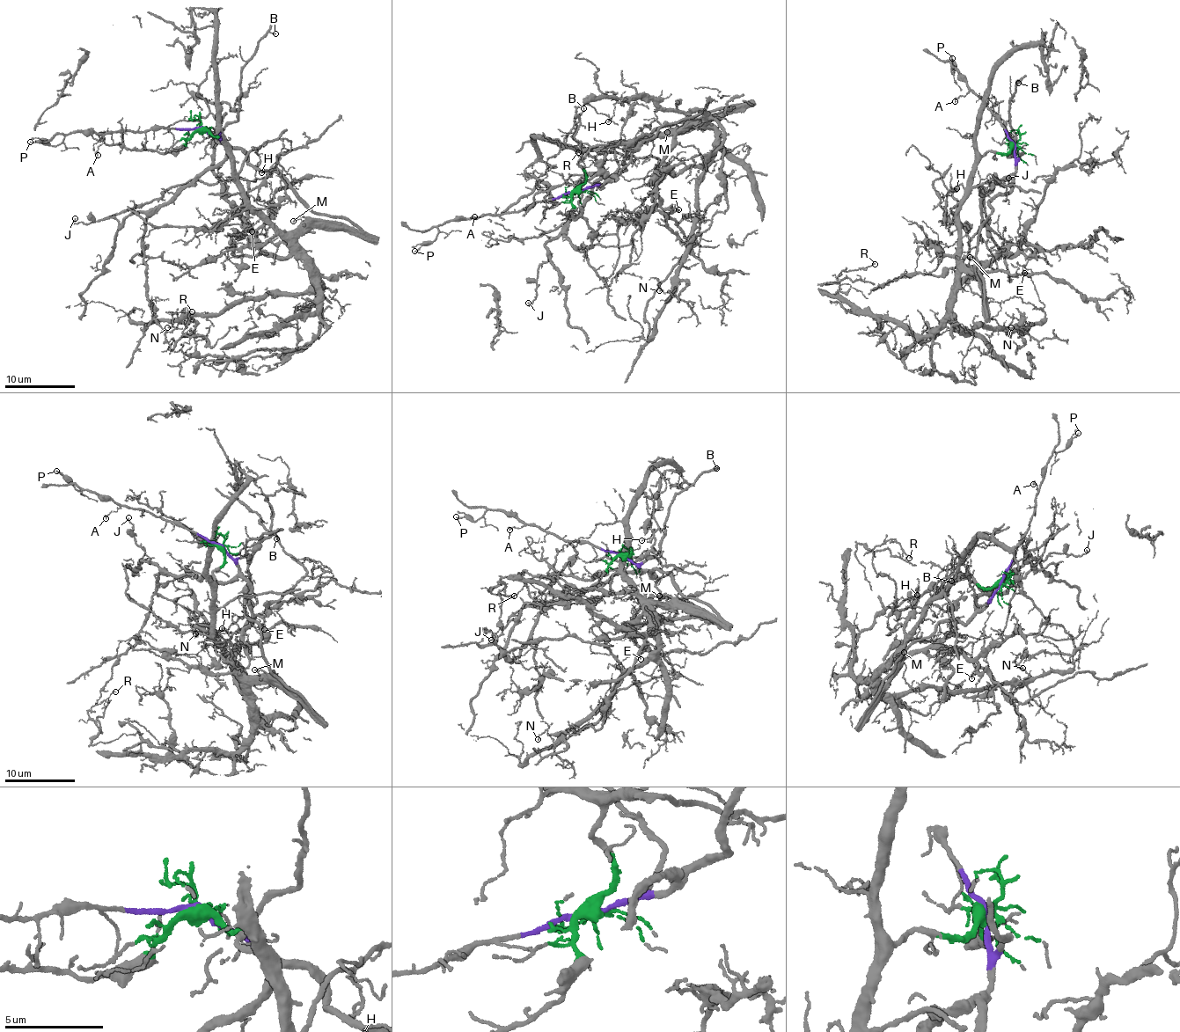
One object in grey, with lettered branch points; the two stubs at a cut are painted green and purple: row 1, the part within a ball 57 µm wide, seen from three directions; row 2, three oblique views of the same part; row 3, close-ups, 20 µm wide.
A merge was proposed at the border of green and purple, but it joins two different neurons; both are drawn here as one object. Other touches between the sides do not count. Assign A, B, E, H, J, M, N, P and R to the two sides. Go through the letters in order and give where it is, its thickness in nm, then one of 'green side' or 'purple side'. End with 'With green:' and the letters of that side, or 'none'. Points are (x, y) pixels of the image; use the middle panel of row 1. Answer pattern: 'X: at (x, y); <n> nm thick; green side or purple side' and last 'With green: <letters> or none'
A: at (474, 216); 150 nm thick; purple side
B: at (583, 108); 110 nm thick; purple side
E: at (678, 209); 100 nm thick; green side
H: at (608, 121); 100 nm thick; green side
J: at (528, 303); 130 nm thick; purple side
M: at (667, 132); 110 nm thick; green side
N: at (659, 290); 120 nm thick; green side
P: at (414, 251); 120 nm thick; purple side
R: at (578, 152); 110 nm thick; green side
With green: E, H, M, N, R

